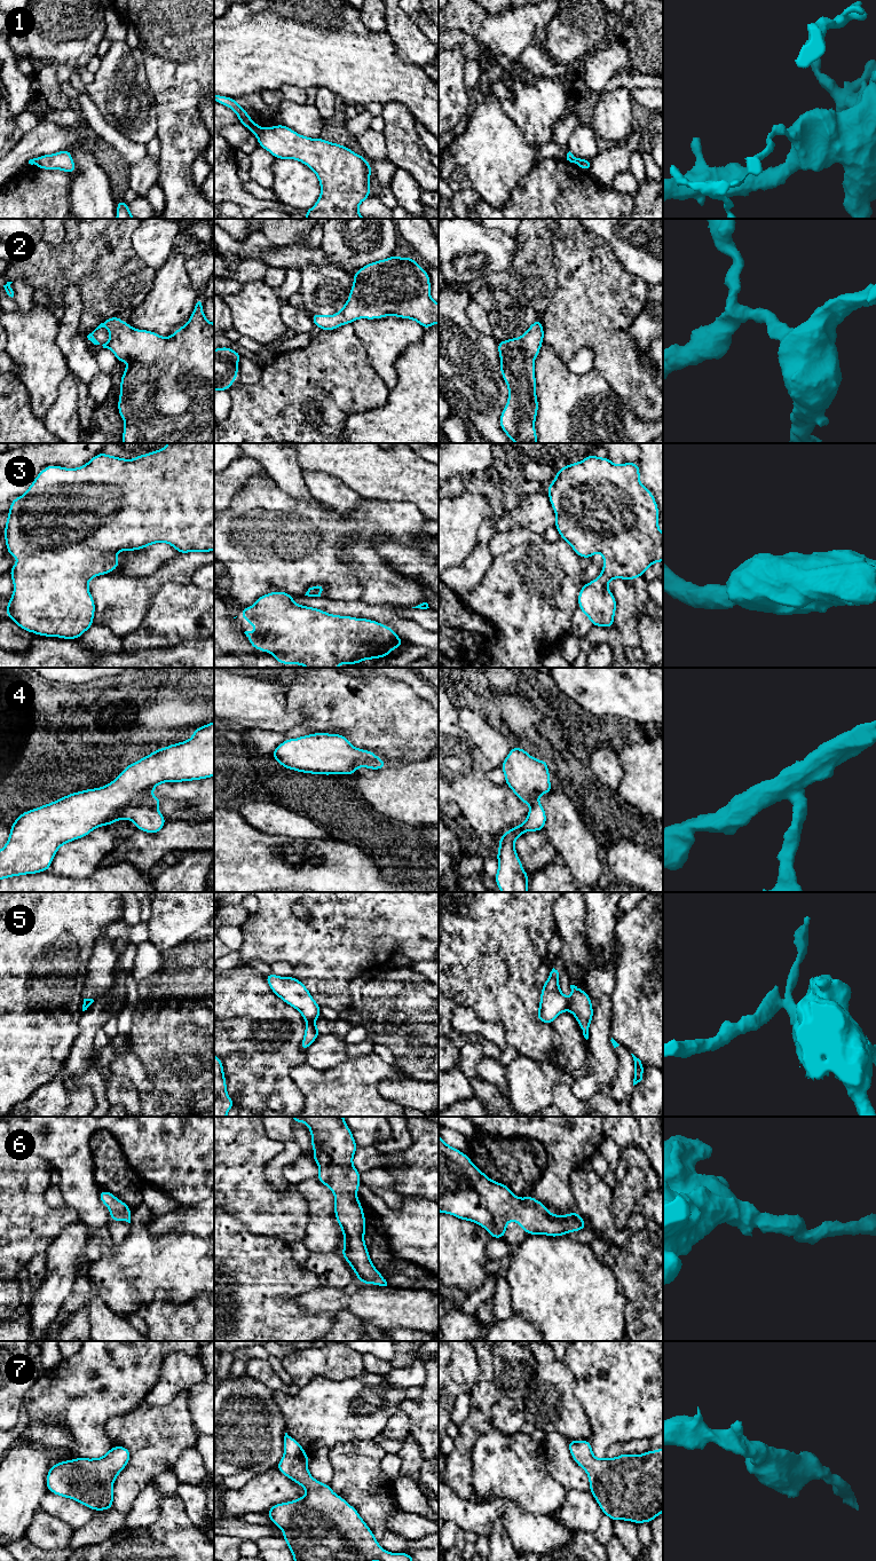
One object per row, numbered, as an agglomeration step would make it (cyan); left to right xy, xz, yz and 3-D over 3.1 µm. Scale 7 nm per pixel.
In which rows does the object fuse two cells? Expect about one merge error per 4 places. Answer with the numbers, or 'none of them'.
1, 5

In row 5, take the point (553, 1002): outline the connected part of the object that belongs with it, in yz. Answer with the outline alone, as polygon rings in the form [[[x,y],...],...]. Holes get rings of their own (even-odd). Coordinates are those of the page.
[[[554,968],[543,985],[537,1018],[542,1023],[552,1024],[563,1011],[568,1010],[567,999],[559,987],[559,972]]]

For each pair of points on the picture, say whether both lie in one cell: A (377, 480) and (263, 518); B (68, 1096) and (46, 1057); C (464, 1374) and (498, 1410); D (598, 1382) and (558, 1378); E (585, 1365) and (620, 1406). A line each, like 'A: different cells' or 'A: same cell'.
A: different cells
B: different cells
C: different cells
D: different cells
E: same cell

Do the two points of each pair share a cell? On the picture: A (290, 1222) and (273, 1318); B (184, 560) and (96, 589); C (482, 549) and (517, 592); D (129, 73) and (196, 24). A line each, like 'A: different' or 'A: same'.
A: different
B: same
C: different
D: different

